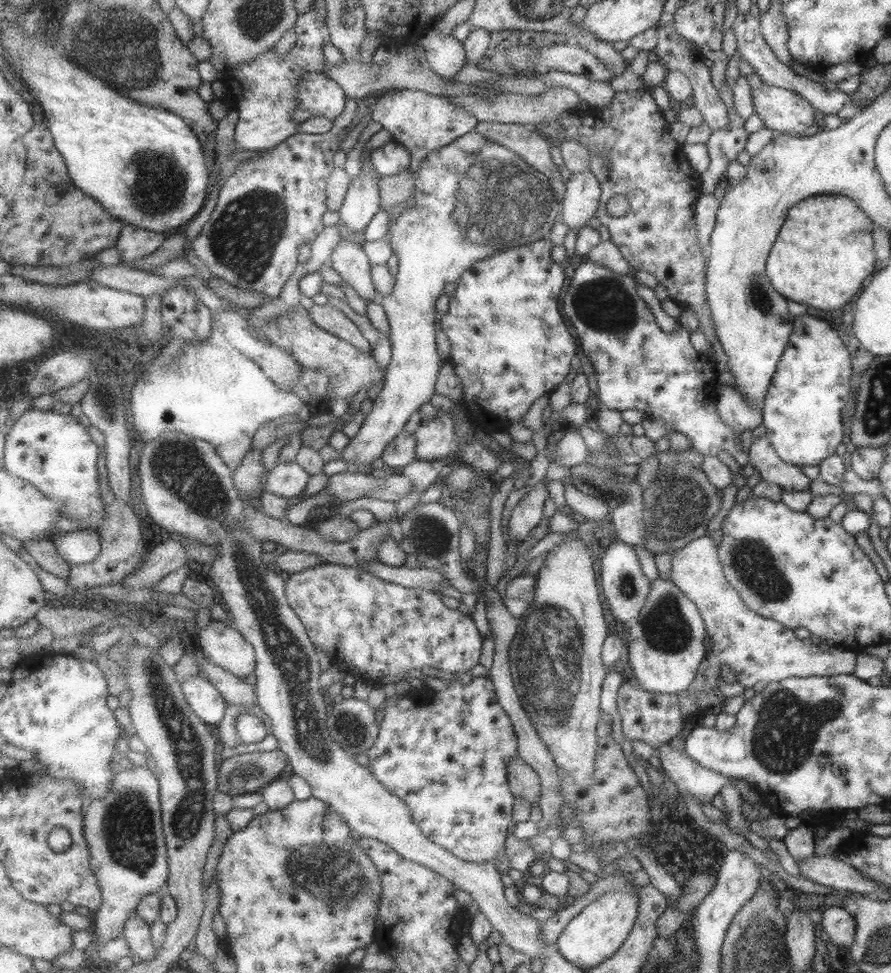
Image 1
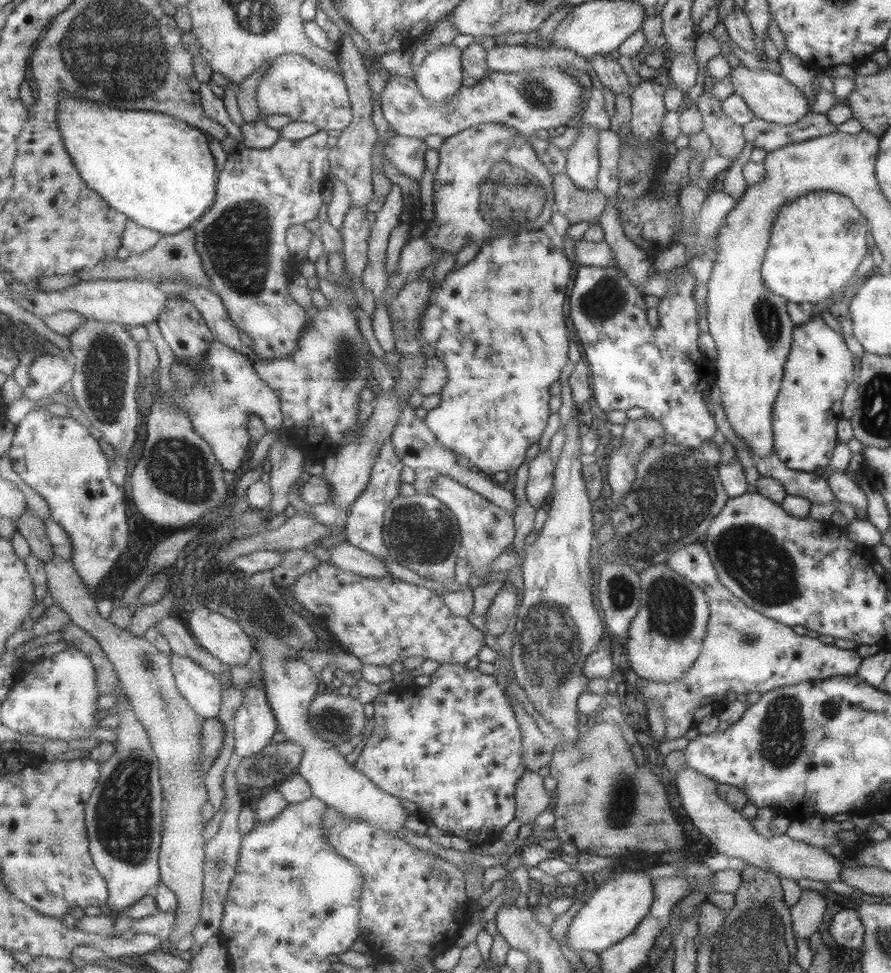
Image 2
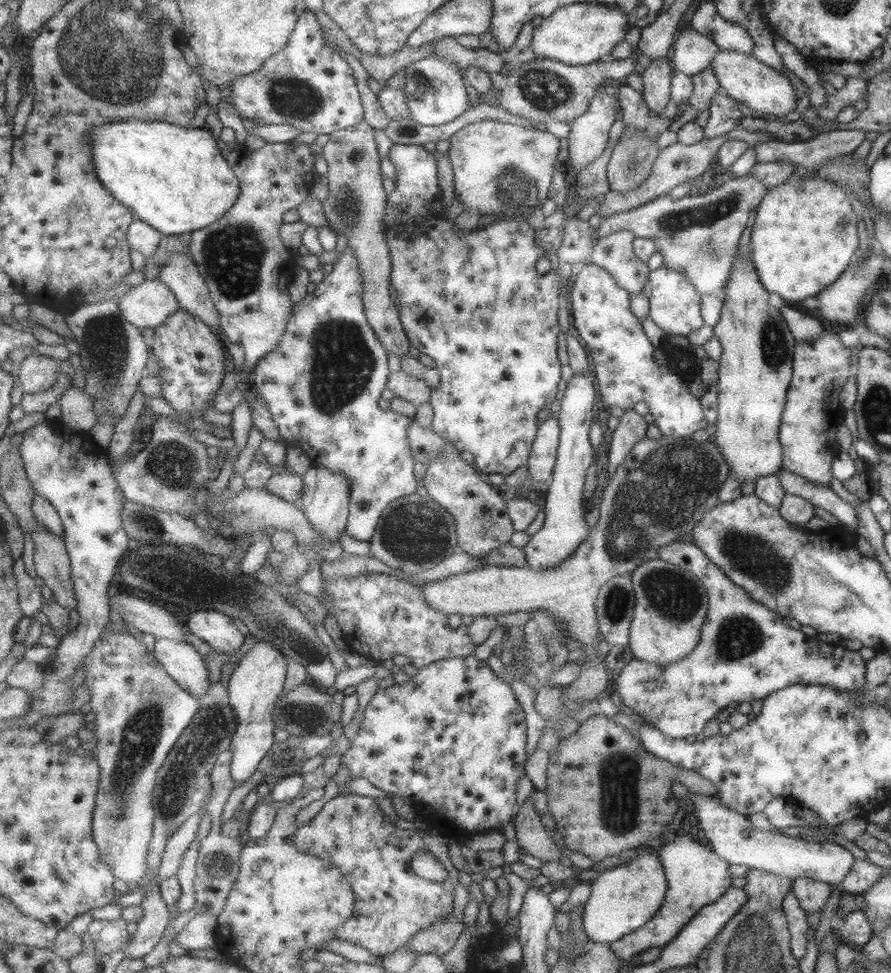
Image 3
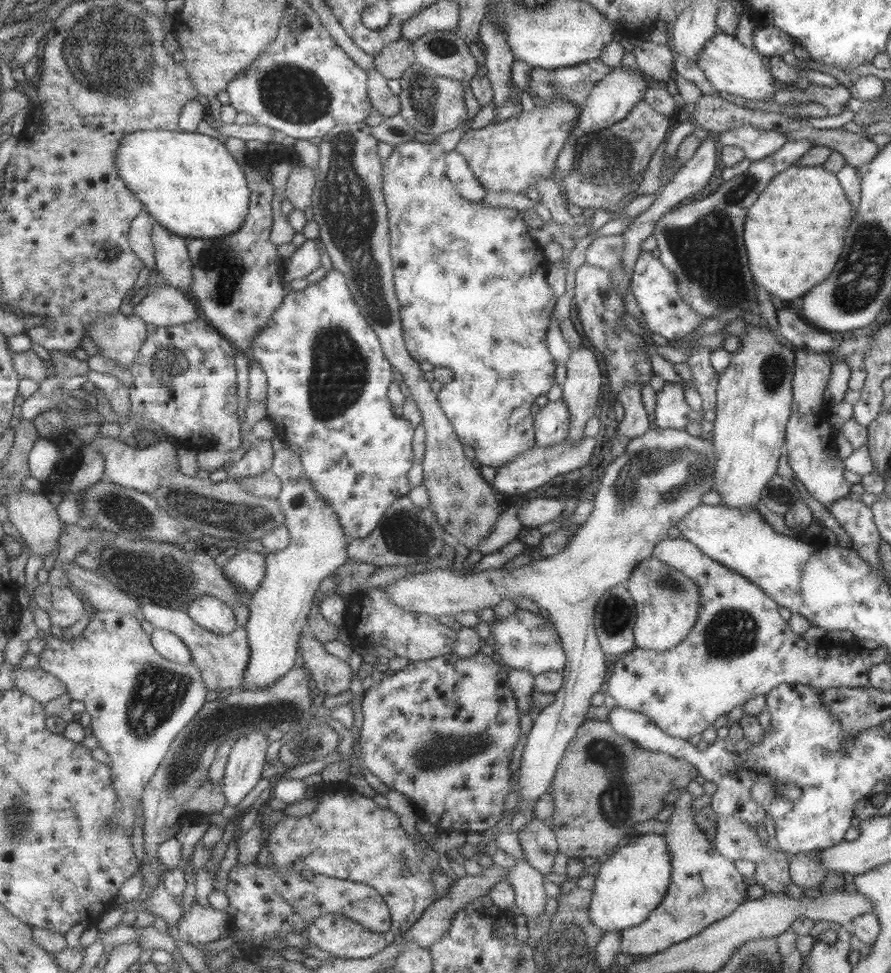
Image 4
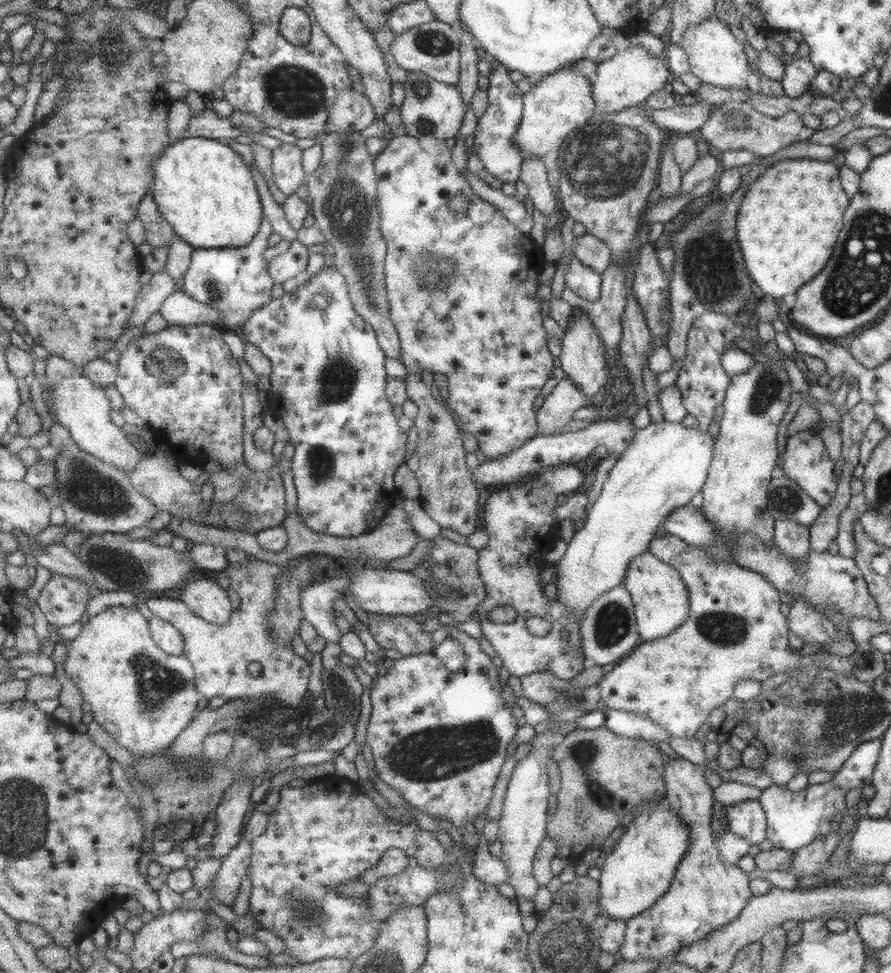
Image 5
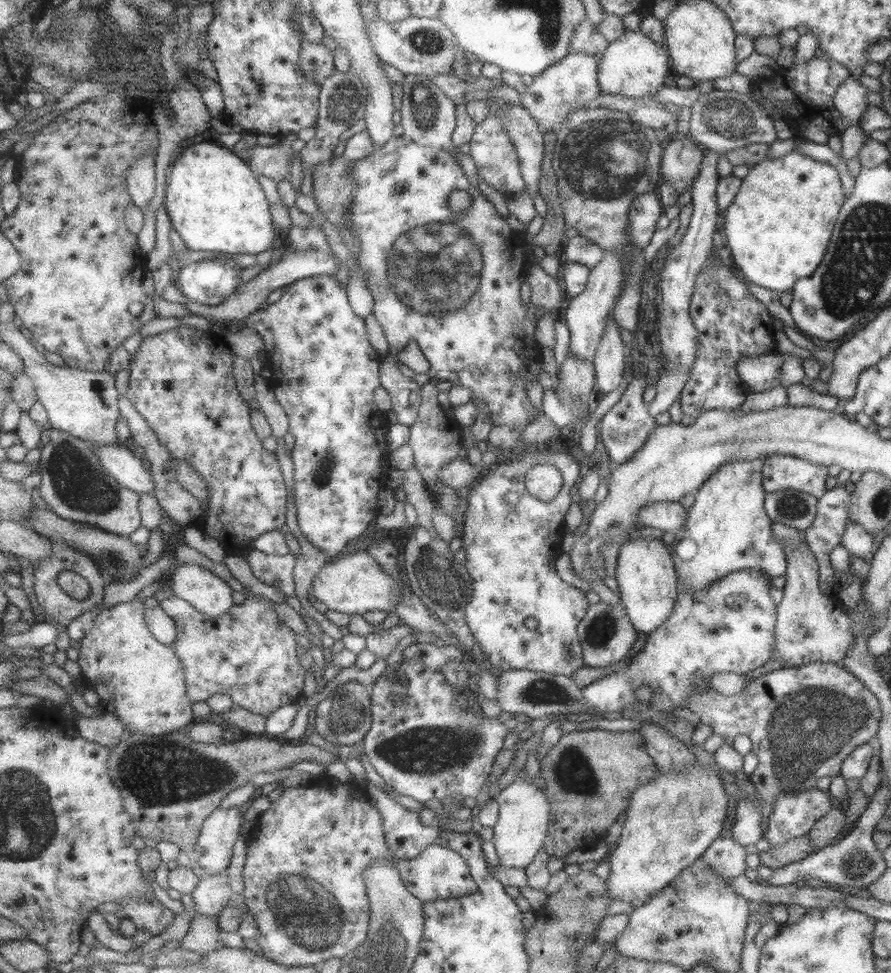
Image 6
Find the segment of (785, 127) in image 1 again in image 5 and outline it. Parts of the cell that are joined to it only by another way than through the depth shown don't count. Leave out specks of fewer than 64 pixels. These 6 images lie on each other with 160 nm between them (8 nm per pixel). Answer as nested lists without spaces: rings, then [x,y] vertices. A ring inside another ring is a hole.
[[[712,12],[709,18],[690,26],[680,38],[678,45],[688,58],[688,72],[699,78],[701,83],[725,88],[745,89],[746,78],[752,73],[742,44],[731,34],[726,23]]]

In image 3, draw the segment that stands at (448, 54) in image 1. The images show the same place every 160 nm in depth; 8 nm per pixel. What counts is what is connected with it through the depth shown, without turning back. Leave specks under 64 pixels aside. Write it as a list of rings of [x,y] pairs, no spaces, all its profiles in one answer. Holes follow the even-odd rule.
[[[440,56],[418,60],[406,68],[405,90],[413,120],[425,126],[439,126],[459,118],[471,104],[467,82],[460,66]]]

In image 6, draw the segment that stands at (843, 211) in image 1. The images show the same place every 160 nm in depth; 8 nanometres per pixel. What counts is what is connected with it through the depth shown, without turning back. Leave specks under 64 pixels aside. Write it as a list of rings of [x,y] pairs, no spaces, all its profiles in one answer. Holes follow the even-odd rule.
[[[798,151],[779,158],[764,157],[749,168],[733,202],[724,210],[723,232],[736,268],[751,284],[780,293],[791,290],[797,278],[813,274],[821,262],[845,197],[837,170],[828,163],[815,161]]]

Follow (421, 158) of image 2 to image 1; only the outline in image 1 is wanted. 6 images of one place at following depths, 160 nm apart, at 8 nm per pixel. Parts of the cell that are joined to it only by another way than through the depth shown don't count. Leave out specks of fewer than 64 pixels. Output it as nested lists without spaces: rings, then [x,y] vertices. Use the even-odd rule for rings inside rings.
[[[396,140],[372,151],[372,161],[383,177],[405,172],[411,166],[411,151]]]

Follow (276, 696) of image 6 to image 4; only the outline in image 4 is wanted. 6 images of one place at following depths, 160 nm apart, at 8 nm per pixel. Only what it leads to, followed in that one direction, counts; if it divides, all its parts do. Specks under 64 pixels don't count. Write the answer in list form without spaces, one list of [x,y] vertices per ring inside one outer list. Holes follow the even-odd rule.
[[[243,549],[225,565],[226,575],[235,586],[252,595],[260,588],[266,577],[266,557],[265,554]],[[142,604],[142,613],[144,618],[151,621],[155,628],[170,630],[182,638],[187,646],[190,646],[194,655],[193,660],[202,670],[203,678],[206,679],[209,690],[218,692],[235,689],[243,689],[242,684],[245,682],[246,670],[250,666],[250,639],[247,634],[246,625],[238,627],[233,634],[215,634],[202,626],[199,626],[194,618],[191,618],[187,612],[183,610],[172,610],[165,606],[157,606],[157,604]]]

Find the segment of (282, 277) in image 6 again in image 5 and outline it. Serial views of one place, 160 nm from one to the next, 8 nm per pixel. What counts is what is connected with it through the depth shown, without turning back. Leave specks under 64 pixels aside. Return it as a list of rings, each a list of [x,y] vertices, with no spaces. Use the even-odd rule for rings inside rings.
[[[182,288],[176,290],[165,300],[159,313],[168,325],[190,326],[209,324],[221,326],[223,324],[223,316],[220,310],[195,300]]]

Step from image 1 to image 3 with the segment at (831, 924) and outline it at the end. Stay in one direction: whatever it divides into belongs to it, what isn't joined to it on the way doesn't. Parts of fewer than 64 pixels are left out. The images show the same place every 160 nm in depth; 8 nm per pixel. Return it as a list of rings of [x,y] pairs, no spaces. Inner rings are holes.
[[[864,908],[847,913],[843,925],[837,929],[837,938],[843,944],[863,946],[873,934],[869,912]]]

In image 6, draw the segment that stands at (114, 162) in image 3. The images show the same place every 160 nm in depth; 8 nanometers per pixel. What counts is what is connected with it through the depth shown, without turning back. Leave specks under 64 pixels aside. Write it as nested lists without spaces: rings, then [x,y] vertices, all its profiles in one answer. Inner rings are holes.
[[[201,142],[199,144],[195,144],[193,146],[187,147],[183,149],[177,157],[175,157],[174,162],[172,164],[172,173],[171,178],[167,187],[167,194],[165,199],[165,208],[171,217],[172,223],[174,224],[174,228],[176,231],[183,237],[183,240],[186,242],[186,246],[192,248],[193,250],[206,250],[209,252],[224,252],[227,255],[234,256],[236,254],[259,254],[259,252],[263,252],[267,250],[267,248],[271,248],[271,244],[273,244],[273,240],[278,237],[277,232],[275,232],[275,228],[273,227],[273,218],[271,218],[271,204],[269,204],[269,200],[267,200],[267,196],[265,196],[265,192],[263,192],[263,188],[261,188],[261,184],[257,182],[257,173],[250,166],[250,163],[243,160],[243,158],[239,158],[237,154],[234,154],[229,148],[225,148],[225,146],[221,146],[216,142]]]

